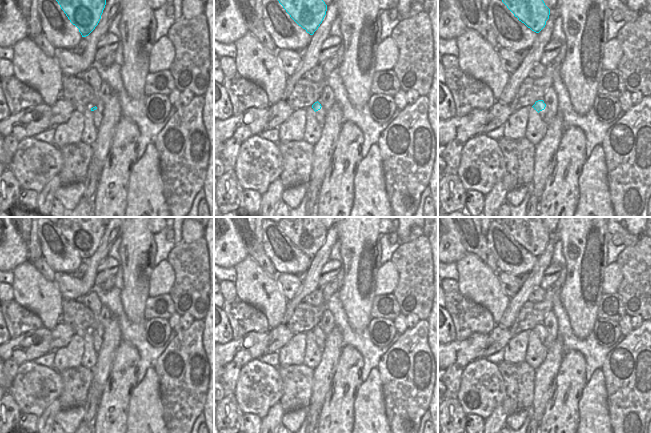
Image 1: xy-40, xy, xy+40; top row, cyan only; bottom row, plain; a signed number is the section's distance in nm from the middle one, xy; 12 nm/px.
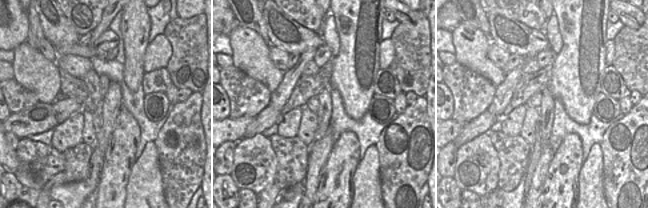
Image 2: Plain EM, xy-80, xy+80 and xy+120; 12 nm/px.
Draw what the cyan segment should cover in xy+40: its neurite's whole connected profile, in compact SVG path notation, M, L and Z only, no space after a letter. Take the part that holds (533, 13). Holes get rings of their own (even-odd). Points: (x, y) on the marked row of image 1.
M502 0L507 8L532 31L539 33L549 19L550 9L543 0Z

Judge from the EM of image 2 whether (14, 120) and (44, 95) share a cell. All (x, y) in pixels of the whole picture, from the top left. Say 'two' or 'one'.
two

